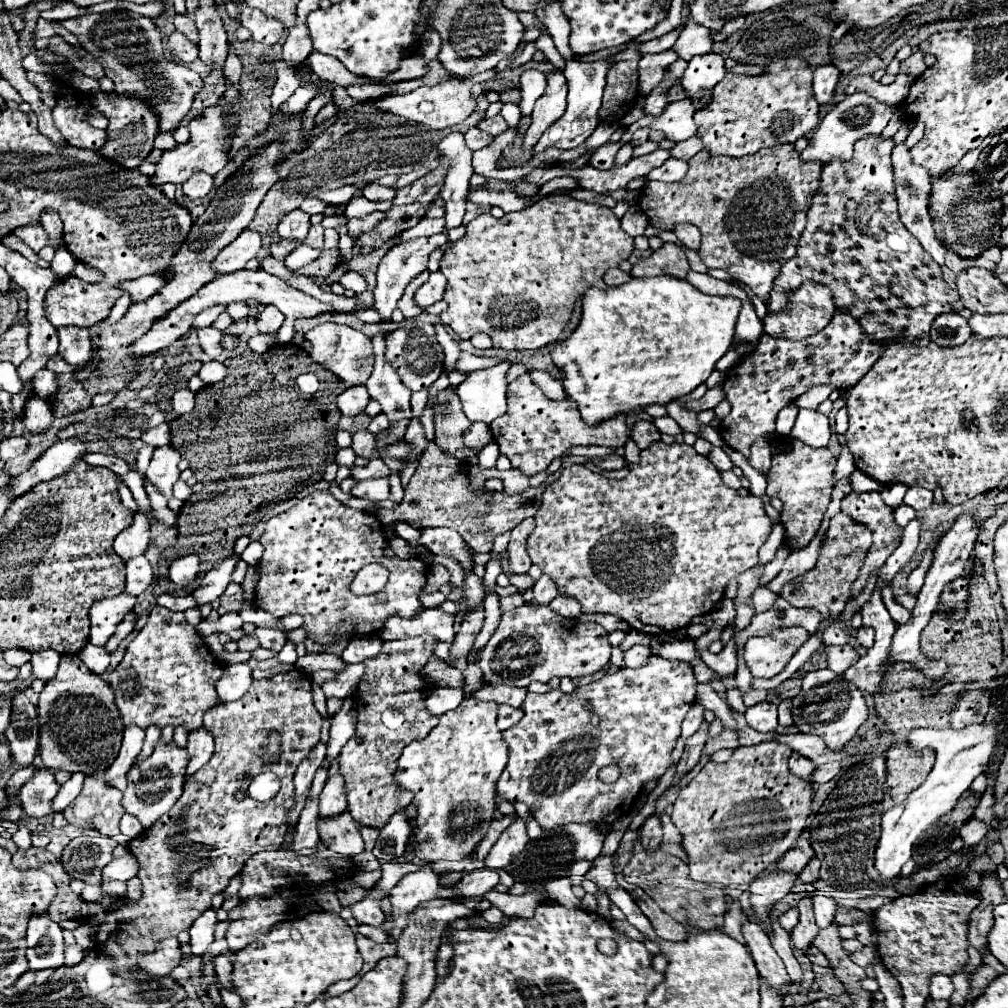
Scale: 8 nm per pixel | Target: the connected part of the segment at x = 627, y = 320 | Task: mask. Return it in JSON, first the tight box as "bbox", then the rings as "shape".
{"bbox":[553,276,741,424],"shape":[[[669,276],[633,278],[617,288],[589,288],[583,296],[583,314],[579,326],[553,350],[553,364],[565,374],[563,388],[567,396],[577,402],[581,418],[589,424],[627,414],[649,404],[669,404],[693,392],[703,384],[715,368],[715,362],[731,348],[733,330],[741,302],[737,298],[707,296],[693,288],[687,280]]]}

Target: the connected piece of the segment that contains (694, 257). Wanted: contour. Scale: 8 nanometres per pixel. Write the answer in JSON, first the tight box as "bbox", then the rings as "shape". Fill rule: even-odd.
{"bbox":[682,246,707,273],"shape":[[[684,246],[682,248],[687,256],[690,268],[692,270],[699,272],[699,273],[704,273],[704,271],[707,271],[707,268],[704,266],[696,250],[692,250]]]}

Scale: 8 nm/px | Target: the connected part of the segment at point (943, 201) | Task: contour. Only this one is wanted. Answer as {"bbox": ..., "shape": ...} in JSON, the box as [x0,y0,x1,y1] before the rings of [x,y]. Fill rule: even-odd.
{"bbox":[929,172,1005,258],"shape":[[[973,172],[933,176],[933,194],[929,196],[929,214],[933,214],[933,228],[943,248],[955,252],[959,258],[977,258],[987,248],[1001,242],[1001,216],[1005,206],[1001,202],[999,186],[987,182]]]}

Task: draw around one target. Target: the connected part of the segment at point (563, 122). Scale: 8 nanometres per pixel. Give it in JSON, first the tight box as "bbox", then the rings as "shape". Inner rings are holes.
{"bbox":[533,52,617,152],"shape":[[[569,52],[569,56],[565,58],[567,60],[567,66],[563,70],[565,78],[567,78],[567,84],[569,84],[569,96],[567,96],[567,112],[553,124],[545,130],[545,134],[541,136],[541,140],[533,146],[533,152],[543,152],[551,146],[557,146],[557,148],[563,148],[563,150],[569,150],[569,148],[577,148],[579,144],[583,144],[593,132],[595,128],[599,126],[599,108],[601,108],[601,96],[603,96],[603,88],[605,88],[605,76],[607,76],[607,70],[611,64],[615,64],[617,60],[603,60],[603,62],[591,62],[591,64],[585,64],[585,62],[577,62],[573,60],[573,52]]]}

